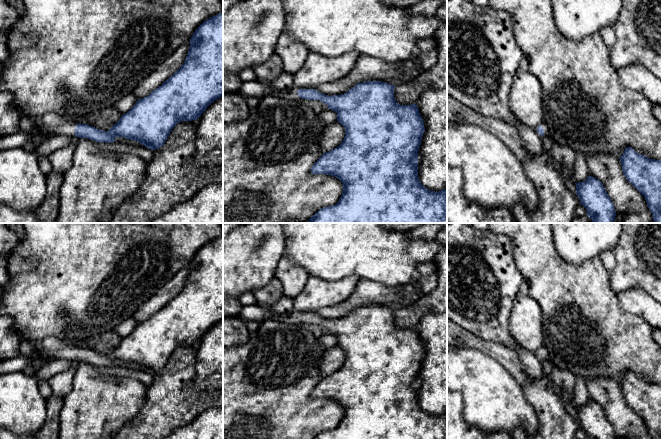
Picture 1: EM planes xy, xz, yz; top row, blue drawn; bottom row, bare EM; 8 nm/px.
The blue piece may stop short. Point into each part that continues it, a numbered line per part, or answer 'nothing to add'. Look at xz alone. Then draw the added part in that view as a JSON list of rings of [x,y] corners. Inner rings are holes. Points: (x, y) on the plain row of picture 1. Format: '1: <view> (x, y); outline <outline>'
1: xz (256, 312); outline [[[259,304],[243,306],[240,312],[235,316],[245,323],[250,320],[262,322],[270,319],[289,323],[291,325],[303,325],[303,323],[298,320],[297,314],[294,312],[291,315],[280,316],[274,314],[270,306],[262,306]]]

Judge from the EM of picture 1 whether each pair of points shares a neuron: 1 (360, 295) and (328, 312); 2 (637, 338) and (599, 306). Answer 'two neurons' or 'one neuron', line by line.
1: one neuron
2: one neuron

